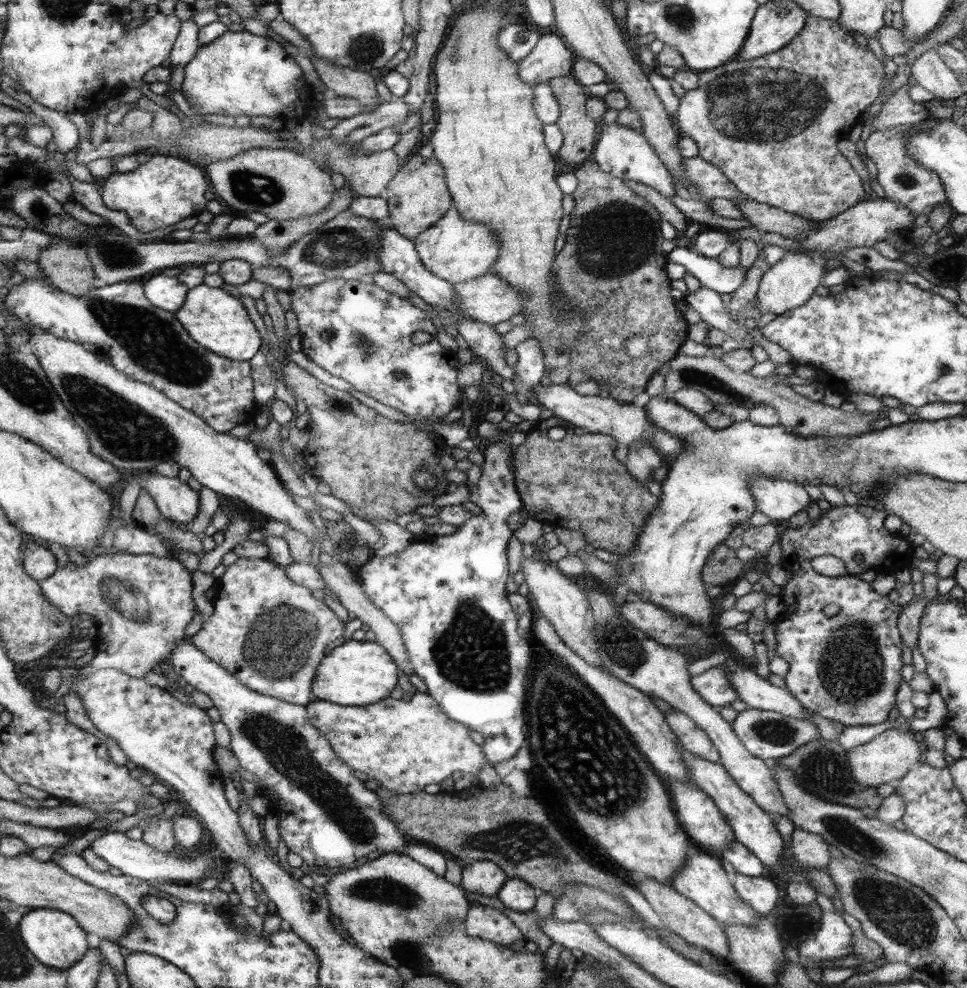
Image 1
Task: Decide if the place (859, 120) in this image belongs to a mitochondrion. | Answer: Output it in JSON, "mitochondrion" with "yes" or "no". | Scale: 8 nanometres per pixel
{"mitochondrion":"no"}

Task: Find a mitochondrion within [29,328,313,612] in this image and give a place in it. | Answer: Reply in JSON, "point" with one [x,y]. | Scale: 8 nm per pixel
{"point":[128,432]}

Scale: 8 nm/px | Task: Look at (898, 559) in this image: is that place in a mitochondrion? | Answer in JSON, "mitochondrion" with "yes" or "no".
{"mitochondrion":"no"}

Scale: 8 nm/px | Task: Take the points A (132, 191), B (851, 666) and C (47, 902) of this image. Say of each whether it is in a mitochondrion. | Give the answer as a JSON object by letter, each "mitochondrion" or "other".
{"A":"other","B":"mitochondrion","C":"other"}

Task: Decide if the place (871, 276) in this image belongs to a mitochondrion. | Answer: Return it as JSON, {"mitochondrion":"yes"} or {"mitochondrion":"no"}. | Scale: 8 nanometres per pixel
{"mitochondrion":"no"}

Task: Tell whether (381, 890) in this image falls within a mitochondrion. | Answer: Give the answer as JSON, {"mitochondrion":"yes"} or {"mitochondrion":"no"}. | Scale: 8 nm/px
{"mitochondrion":"yes"}

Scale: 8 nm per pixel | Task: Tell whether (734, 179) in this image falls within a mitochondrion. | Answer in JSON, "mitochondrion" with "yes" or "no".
{"mitochondrion":"no"}

